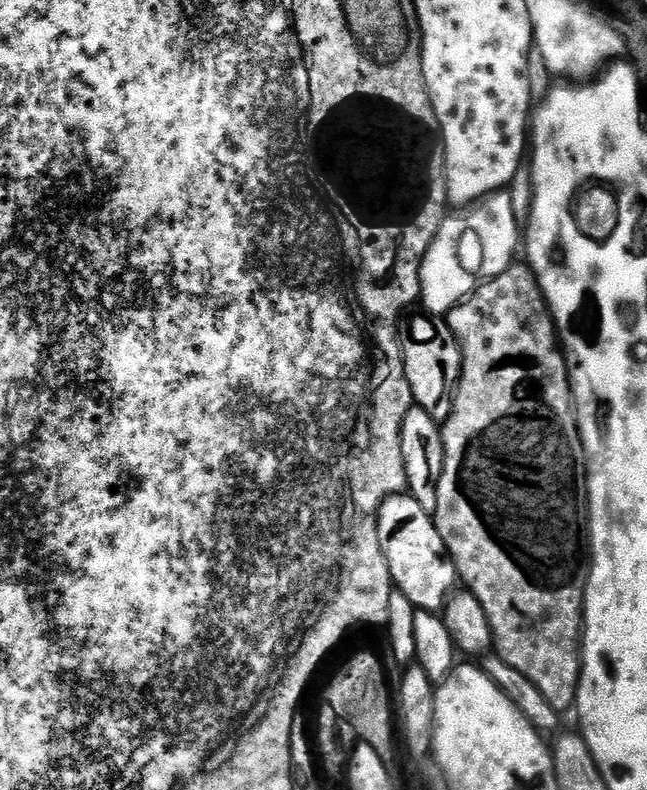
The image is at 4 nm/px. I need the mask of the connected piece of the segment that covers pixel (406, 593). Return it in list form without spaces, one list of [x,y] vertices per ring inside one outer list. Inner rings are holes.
[[[397,494],[388,499],[376,517],[382,554],[390,566],[393,585],[413,608],[439,613],[458,584],[452,555],[438,534],[436,521],[410,494]]]

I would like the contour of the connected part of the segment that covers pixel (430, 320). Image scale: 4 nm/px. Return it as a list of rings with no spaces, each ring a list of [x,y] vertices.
[[[419,315],[413,320],[405,319],[402,324],[406,378],[410,382],[415,407],[425,408],[437,421],[443,422],[452,413],[454,396],[450,389],[460,382],[460,342],[450,330],[447,319]]]

